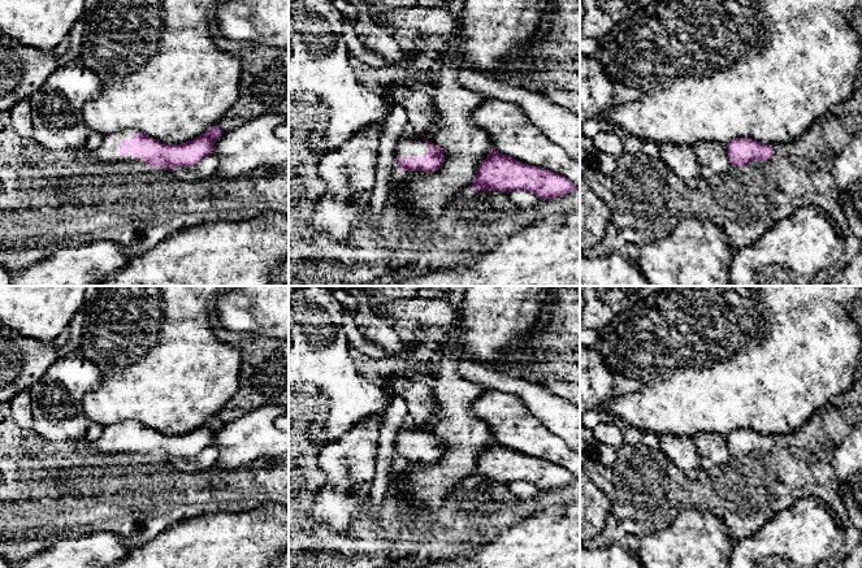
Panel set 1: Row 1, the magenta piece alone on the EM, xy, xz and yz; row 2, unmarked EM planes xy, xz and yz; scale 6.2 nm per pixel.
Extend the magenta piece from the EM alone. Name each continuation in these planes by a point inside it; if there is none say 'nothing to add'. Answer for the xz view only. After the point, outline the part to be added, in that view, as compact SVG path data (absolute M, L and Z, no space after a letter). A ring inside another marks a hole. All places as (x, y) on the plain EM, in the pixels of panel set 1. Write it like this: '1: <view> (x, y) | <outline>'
1: xz (408, 437) | M406 424L399 428L394 446L395 448L423 448L428 441L429 438L423 430Z

